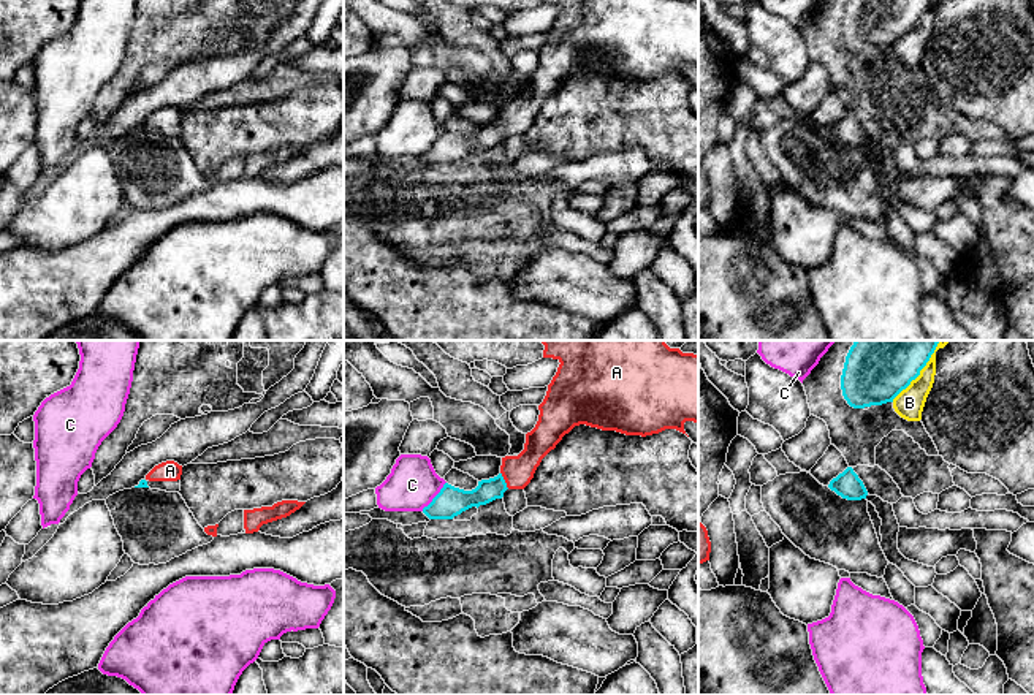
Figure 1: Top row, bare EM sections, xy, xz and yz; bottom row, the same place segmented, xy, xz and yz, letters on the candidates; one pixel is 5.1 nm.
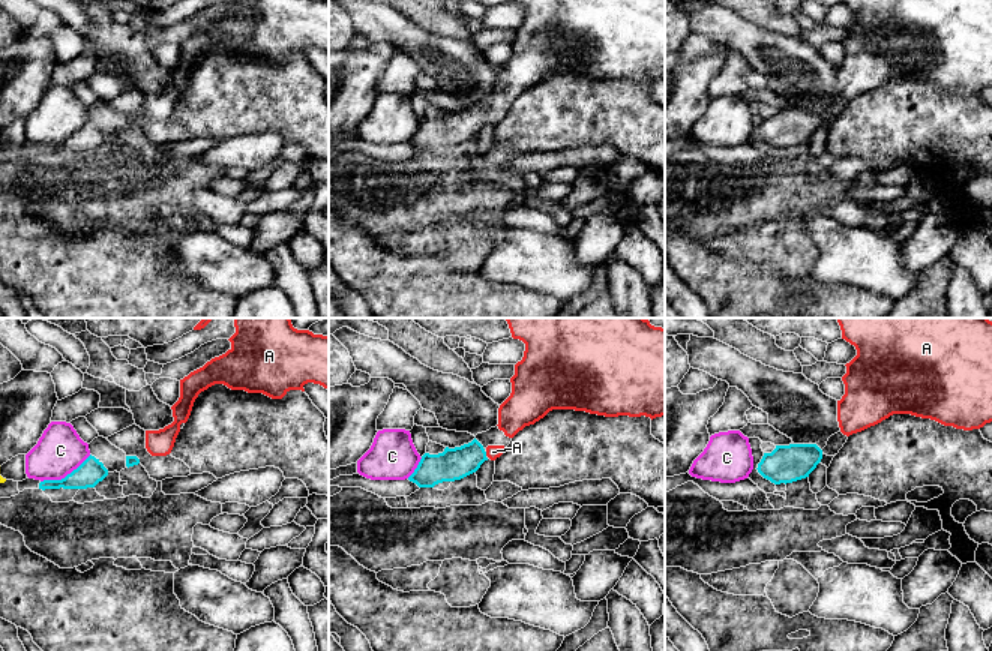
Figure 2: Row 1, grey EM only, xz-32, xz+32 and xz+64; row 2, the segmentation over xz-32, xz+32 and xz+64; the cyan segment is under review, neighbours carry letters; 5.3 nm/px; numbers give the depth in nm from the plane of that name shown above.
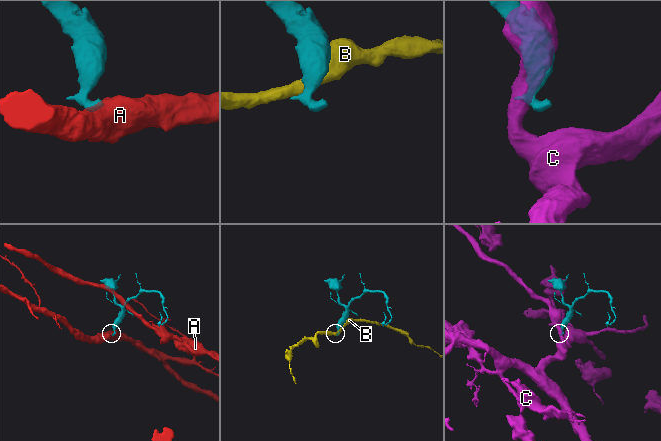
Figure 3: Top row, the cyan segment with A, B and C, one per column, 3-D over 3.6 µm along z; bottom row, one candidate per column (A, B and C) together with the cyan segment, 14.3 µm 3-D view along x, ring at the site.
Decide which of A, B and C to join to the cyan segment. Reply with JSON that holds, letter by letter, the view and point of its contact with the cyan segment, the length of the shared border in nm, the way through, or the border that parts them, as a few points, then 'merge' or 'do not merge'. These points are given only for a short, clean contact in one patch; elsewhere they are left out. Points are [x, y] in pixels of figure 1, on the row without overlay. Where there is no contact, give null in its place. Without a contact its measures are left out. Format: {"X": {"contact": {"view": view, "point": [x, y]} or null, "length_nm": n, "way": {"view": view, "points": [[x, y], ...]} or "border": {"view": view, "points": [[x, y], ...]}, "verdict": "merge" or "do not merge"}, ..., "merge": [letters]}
{"A": {"contact": {"view": "xz", "point": [504, 125]}, "length_nm": 100, "way": {"view": "xz", "points": [[486, 136], [504, 125], [518, 116]]}, "verdict": "merge"}, "B": {"contact": {"view": "yz", "point": [914, 24]}, "length_nm": 320, "verdict": "do not merge"}, "C": {"contact": {"view": "xz", "point": [436, 141]}, "length_nm": 200, "verdict": "do not merge"}, "merge": ["A"]}

